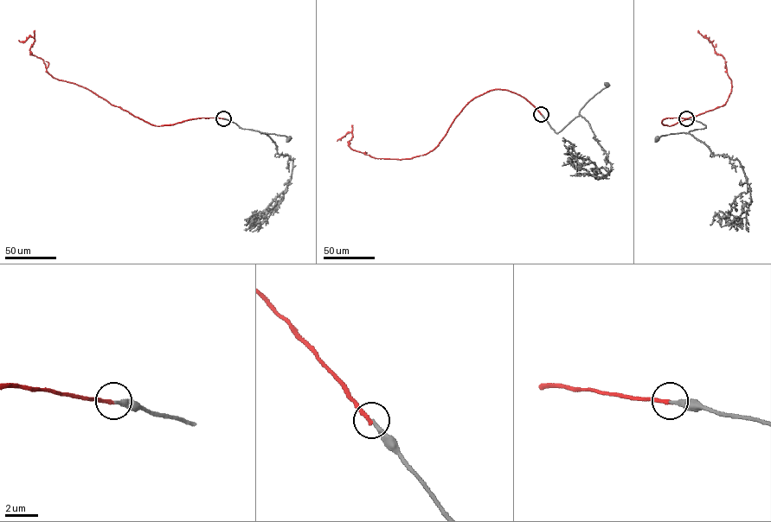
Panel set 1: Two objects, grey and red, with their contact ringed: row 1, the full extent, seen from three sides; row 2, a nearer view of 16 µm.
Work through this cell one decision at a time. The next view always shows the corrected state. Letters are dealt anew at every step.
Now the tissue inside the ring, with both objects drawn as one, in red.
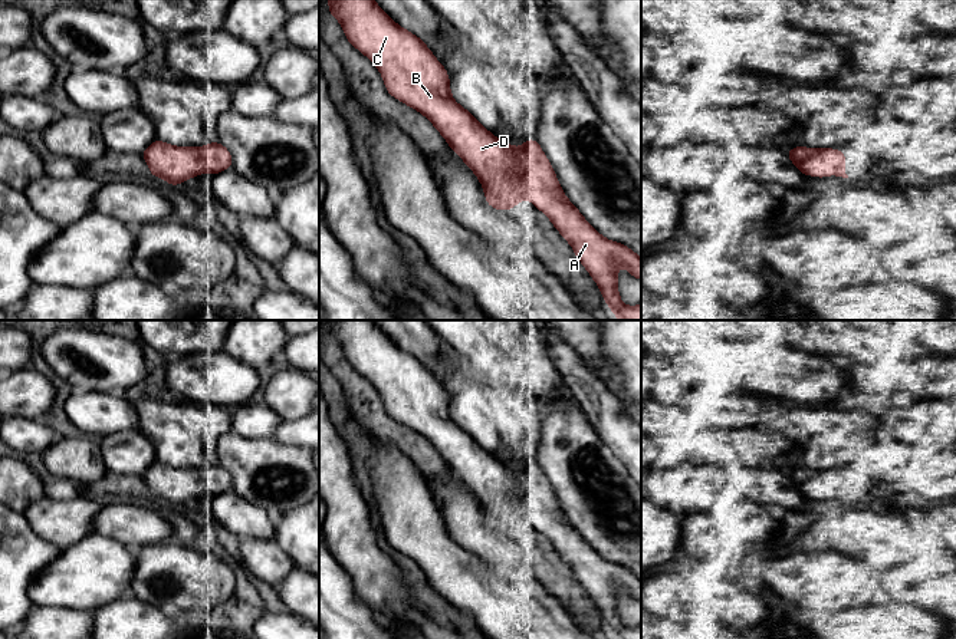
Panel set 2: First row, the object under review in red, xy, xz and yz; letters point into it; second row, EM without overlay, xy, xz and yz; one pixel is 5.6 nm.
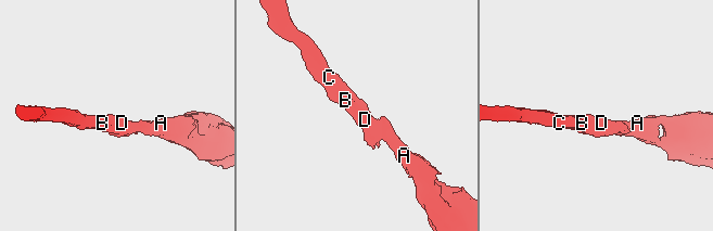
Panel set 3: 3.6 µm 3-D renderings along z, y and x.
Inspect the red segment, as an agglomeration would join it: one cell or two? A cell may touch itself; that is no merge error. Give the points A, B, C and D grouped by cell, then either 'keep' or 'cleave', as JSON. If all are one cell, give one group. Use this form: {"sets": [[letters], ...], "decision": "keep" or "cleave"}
{"sets": [["A", "B", "C", "D"]], "decision": "keep"}

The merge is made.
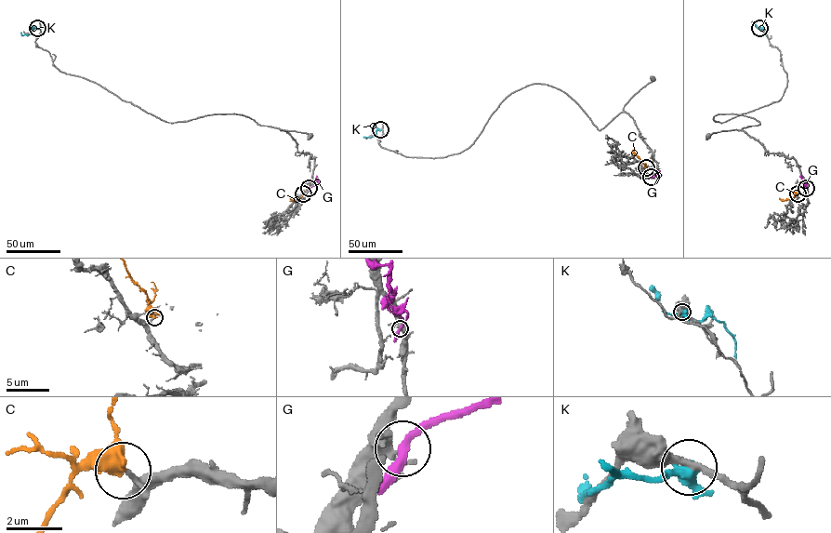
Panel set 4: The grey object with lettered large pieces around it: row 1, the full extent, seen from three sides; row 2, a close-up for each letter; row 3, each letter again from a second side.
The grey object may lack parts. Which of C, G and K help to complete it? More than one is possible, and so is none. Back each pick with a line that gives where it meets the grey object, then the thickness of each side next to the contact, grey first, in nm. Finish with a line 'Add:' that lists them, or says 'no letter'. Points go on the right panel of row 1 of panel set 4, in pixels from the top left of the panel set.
C: meets grey at (798, 193); 190 nm thick on the grey side, 400 nm on the other
Add: C

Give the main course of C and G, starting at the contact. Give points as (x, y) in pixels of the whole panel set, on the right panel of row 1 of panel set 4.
C: (798, 193), (786, 200), (779, 198)
G: (806, 188), (805, 180), (799, 176)

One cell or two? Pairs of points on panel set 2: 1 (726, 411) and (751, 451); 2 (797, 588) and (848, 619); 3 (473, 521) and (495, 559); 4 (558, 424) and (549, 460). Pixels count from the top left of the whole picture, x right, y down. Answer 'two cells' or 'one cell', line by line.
1: two cells
2: two cells
3: one cell
4: one cell

